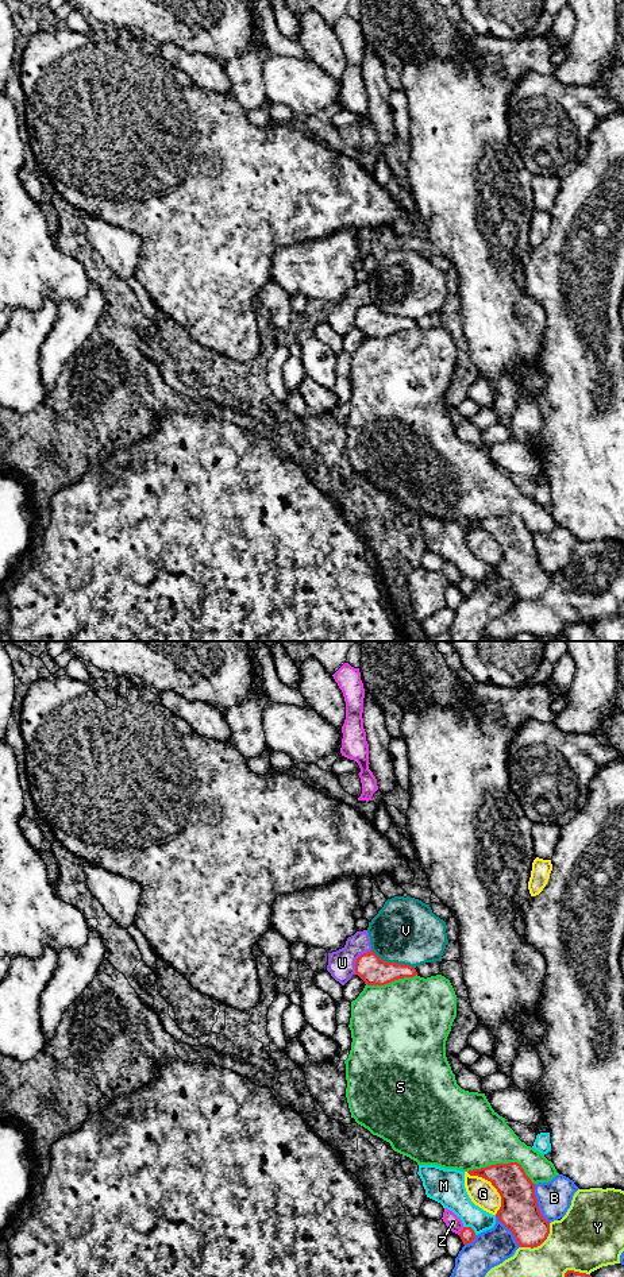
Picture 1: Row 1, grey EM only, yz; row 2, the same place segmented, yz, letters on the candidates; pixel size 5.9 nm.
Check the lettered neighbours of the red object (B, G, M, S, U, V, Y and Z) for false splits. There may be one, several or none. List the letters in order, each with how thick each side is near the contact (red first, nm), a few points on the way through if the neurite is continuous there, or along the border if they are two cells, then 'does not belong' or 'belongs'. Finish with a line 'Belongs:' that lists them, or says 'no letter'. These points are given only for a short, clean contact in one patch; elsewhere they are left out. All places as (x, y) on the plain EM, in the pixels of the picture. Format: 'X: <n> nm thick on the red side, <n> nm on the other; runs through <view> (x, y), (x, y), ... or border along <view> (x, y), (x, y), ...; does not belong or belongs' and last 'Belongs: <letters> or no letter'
B: 240 nm thick on the red side, 200 nm on the other; does not belong
G: 240 nm thick on the red side, 160 nm on the other; does not belong
M: 90 nm thick on the red side, 180 nm on the other; does not belong
S: 220 nm thick on the red side, 380 nm on the other; does not belong
U: 170 nm thick on the red side, 160 nm on the other; border along yz (370, 301), (357, 311), (354, 325); does not belong
V: 170 nm thick on the red side, 400 nm on the other; does not belong
Y: 240 nm thick on the red side, 360 nm on the other; does not belong
Z: 90 nm thick on the red side, 90 nm on the other; does not belong
Belongs: no letter

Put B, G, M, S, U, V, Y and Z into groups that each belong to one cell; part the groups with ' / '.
B S / G / M / U / V / Y / Z

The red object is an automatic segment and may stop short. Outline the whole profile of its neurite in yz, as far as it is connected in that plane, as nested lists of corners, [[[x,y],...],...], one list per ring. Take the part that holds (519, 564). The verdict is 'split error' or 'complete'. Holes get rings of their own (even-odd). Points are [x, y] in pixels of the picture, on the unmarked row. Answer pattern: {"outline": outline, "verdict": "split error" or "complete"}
{"outline": [[[517,514],[496,516],[467,524],[492,535],[501,548],[496,568],[512,583],[519,599],[538,599],[550,586],[538,558],[535,536]]], "verdict": "complete"}

